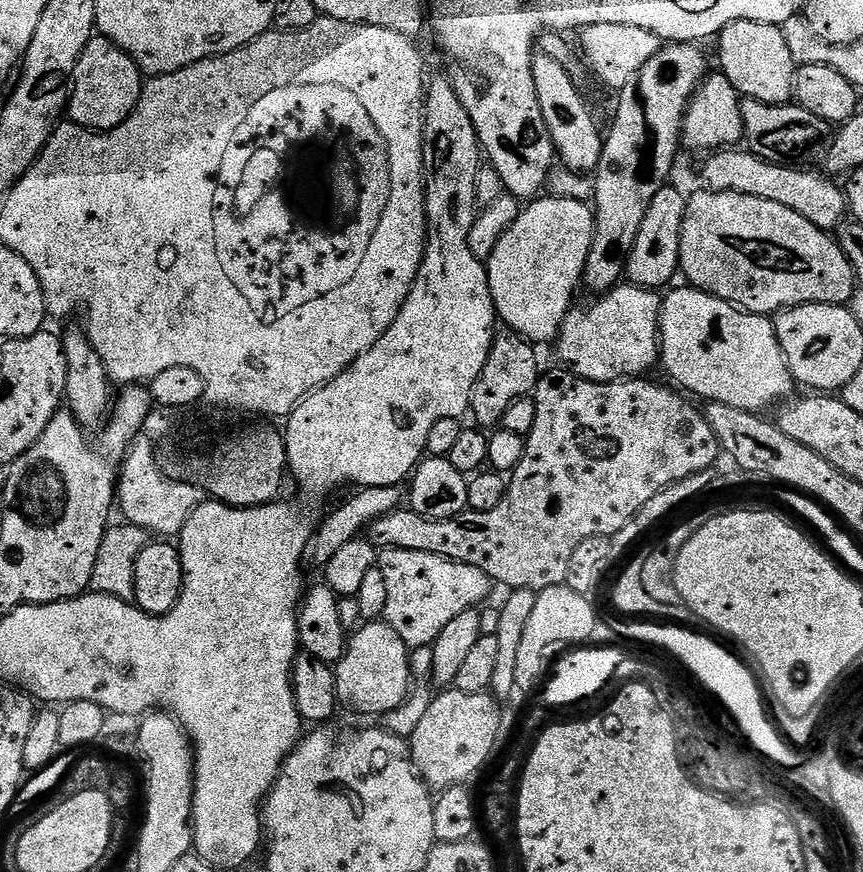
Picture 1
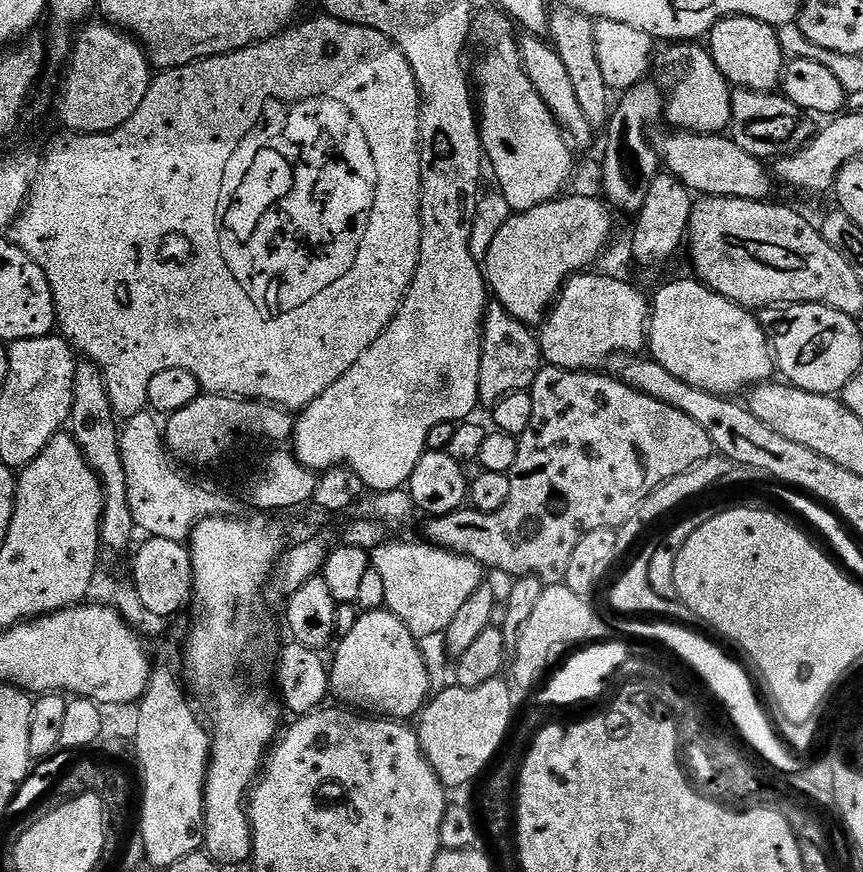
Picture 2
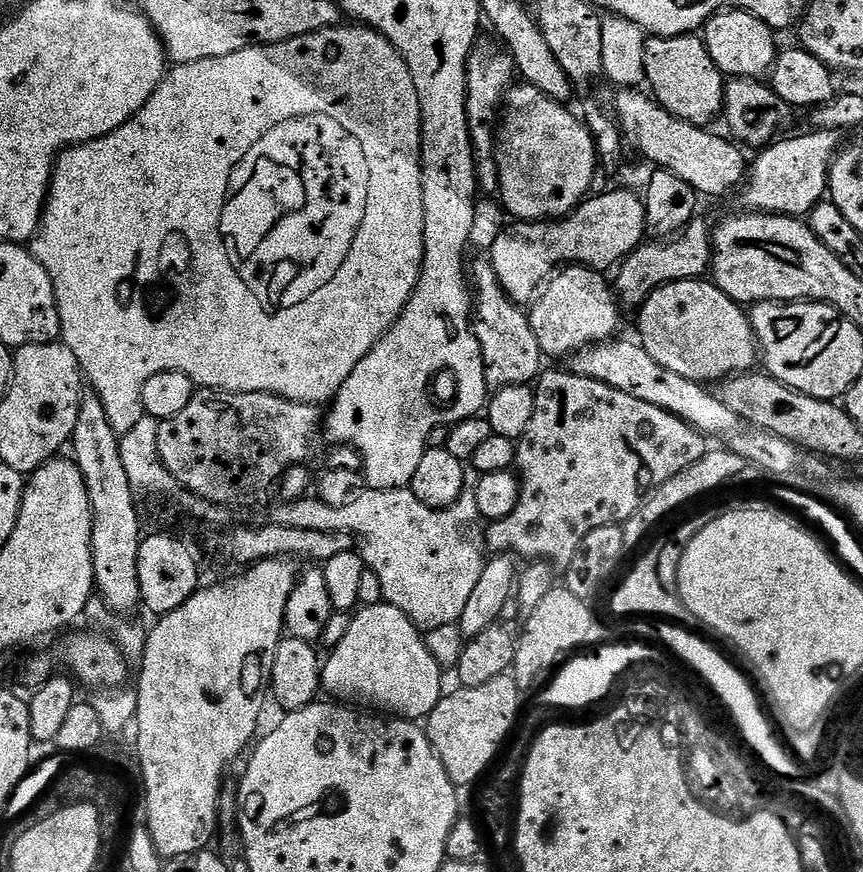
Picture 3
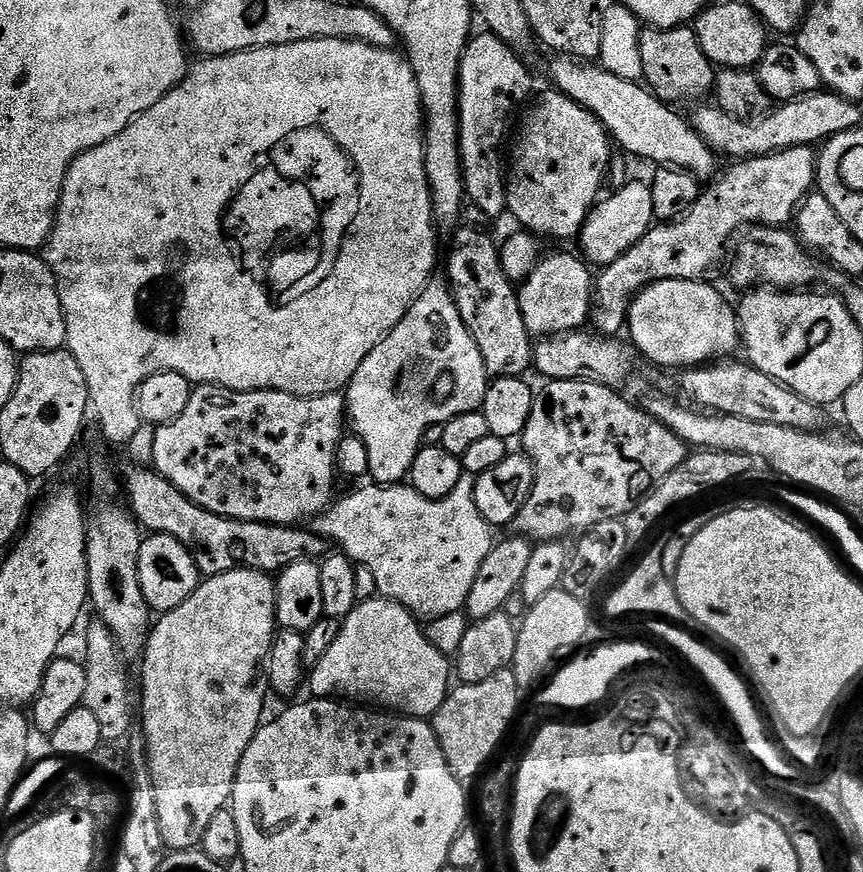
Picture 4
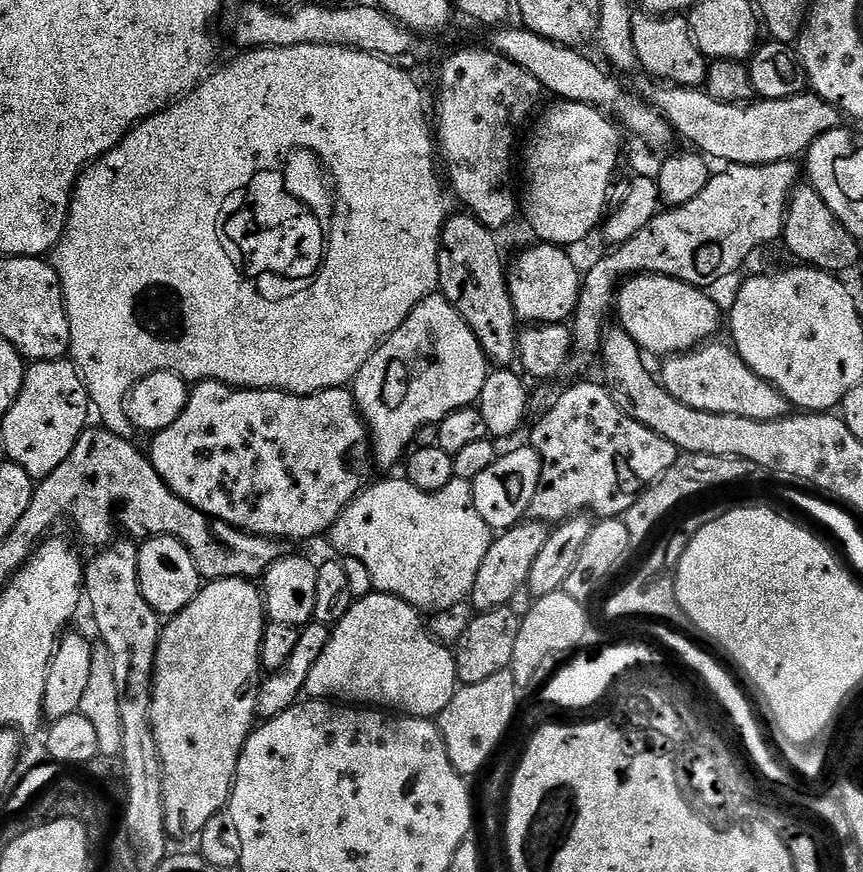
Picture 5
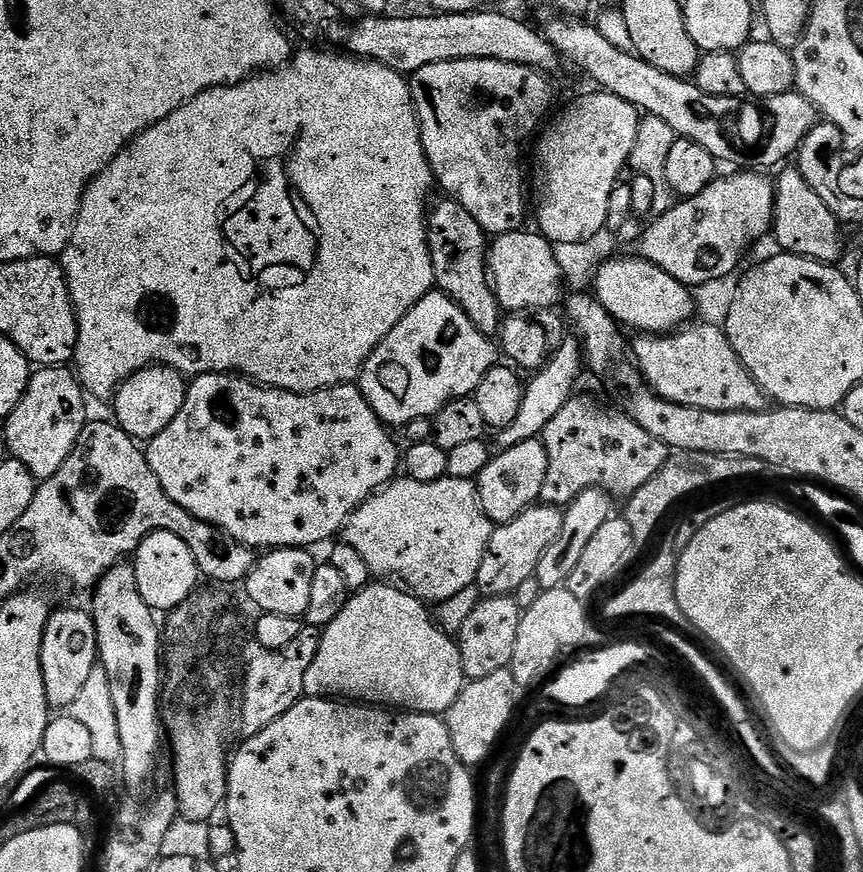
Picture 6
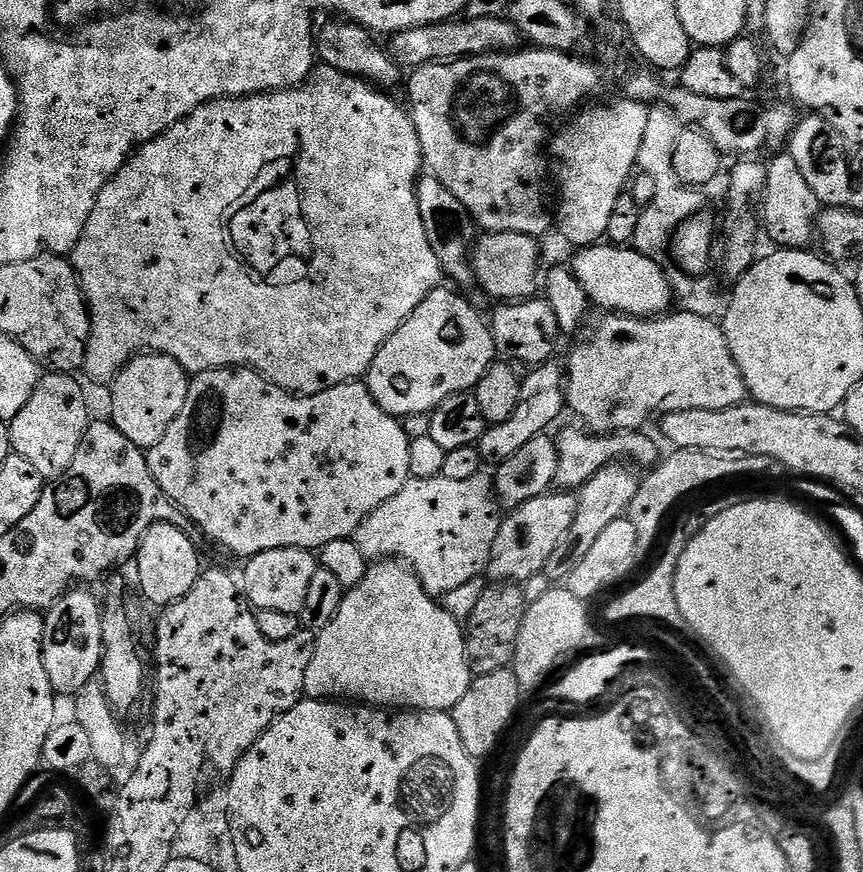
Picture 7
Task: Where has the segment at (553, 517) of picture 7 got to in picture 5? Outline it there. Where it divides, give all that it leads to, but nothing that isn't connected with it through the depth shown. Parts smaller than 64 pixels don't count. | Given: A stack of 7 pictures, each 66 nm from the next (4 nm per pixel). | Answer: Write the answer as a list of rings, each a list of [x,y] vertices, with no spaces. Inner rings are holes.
[[[521,522],[493,539],[490,550],[486,550],[486,558],[482,558],[482,566],[478,566],[478,578],[474,578],[470,604],[476,612],[505,607],[518,589],[527,585],[530,566],[534,566],[534,558],[538,558],[542,546],[546,546],[548,534],[549,529],[539,522]]]

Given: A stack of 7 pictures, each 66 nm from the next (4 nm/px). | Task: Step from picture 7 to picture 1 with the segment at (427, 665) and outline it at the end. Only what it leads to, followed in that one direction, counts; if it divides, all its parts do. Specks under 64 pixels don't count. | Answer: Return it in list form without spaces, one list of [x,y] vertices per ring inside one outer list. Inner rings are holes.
[[[368,622],[351,633],[344,649],[344,656],[335,665],[336,698],[341,705],[352,704],[356,712],[364,716],[380,718],[387,711],[393,710],[404,701],[404,688],[410,686],[410,676],[414,673],[414,666],[410,657],[410,649],[402,638],[386,622]]]

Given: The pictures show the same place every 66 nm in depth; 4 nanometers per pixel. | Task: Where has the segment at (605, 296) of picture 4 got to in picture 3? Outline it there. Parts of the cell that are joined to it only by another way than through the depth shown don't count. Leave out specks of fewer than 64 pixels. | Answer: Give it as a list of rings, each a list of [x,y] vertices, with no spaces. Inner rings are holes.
[[[822,128],[811,130],[805,136],[792,136],[781,138],[768,145],[767,148],[755,153],[756,161],[751,161],[746,172],[746,183],[743,185],[744,208],[753,212],[770,212],[773,216],[807,217],[814,210],[814,206],[825,199],[828,192],[828,175],[832,169],[832,162],[837,152],[841,151],[842,138],[839,131]],[[694,218],[675,237],[664,238],[659,242],[644,242],[628,256],[624,257],[615,269],[614,291],[620,301],[621,309],[639,309],[648,295],[661,288],[663,284],[673,284],[683,280],[694,280],[703,277],[709,271],[713,249],[710,247],[710,225]]]

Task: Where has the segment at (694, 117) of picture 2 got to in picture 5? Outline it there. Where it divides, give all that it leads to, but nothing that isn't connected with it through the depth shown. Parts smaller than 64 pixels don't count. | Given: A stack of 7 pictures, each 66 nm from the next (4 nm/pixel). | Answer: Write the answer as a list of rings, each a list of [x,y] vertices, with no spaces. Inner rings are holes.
[[[643,10],[632,17],[632,37],[637,65],[645,68],[656,82],[667,82],[672,86],[694,88],[703,85],[708,77],[709,61],[701,54],[687,19],[680,14],[653,14]]]

